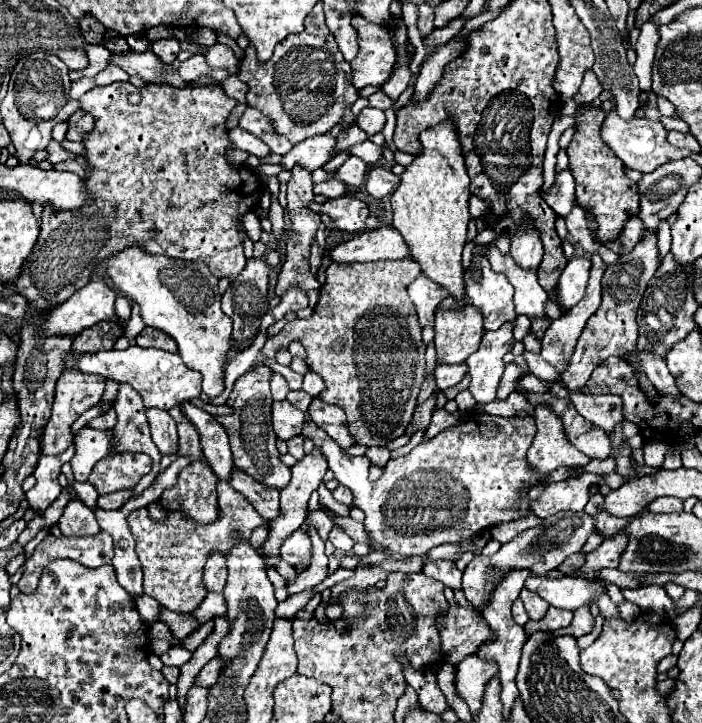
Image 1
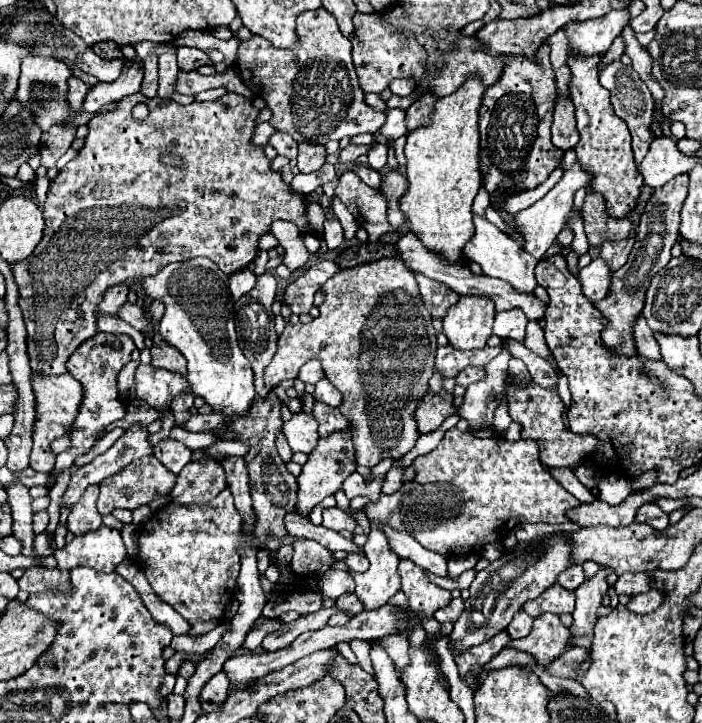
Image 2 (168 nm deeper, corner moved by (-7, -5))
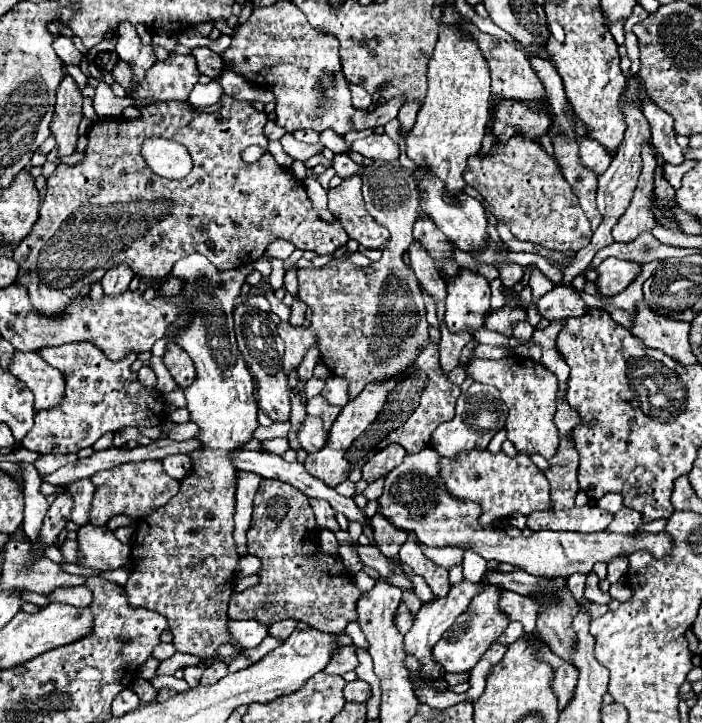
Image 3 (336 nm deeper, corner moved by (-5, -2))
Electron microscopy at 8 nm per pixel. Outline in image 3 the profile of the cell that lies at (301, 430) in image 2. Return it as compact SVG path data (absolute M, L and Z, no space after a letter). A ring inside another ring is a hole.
M306 416L302 426L298 428L298 442L304 452L318 452L326 442L326 430L322 428L320 418Z

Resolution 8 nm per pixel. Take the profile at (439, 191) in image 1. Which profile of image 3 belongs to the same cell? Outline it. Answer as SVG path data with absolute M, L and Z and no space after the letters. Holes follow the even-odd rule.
M450 6L444 10L438 44L428 62L428 94L418 110L414 128L406 136L408 158L418 166L418 170L426 170L444 182L444 202L454 206L458 206L458 194L466 188L464 170L468 158L480 152L492 96L490 70L476 42L468 34L450 28L450 24L460 20L462 16L454 14Z

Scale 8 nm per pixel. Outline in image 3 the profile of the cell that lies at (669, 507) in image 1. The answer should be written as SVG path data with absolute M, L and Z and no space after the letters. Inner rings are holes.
M622 508L620 512L616 512L616 514L614 514L612 526L608 526L608 530L628 534L628 532L636 532L642 524L644 524L644 520L642 520L642 514L640 514L638 510Z

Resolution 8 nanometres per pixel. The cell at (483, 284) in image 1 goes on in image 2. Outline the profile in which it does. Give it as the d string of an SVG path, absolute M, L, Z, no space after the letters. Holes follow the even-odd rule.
M510 309L510 311L502 311L496 313L494 319L494 335L502 337L502 339L516 339L516 341L524 341L526 335L526 325L528 319L522 311L518 309Z

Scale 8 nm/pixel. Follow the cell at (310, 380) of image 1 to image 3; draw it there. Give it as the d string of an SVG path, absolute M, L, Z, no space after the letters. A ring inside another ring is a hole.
M330 376L326 380L326 386L322 390L322 396L334 404L334 406L346 406L348 404L348 390L346 390L346 382L340 376Z

